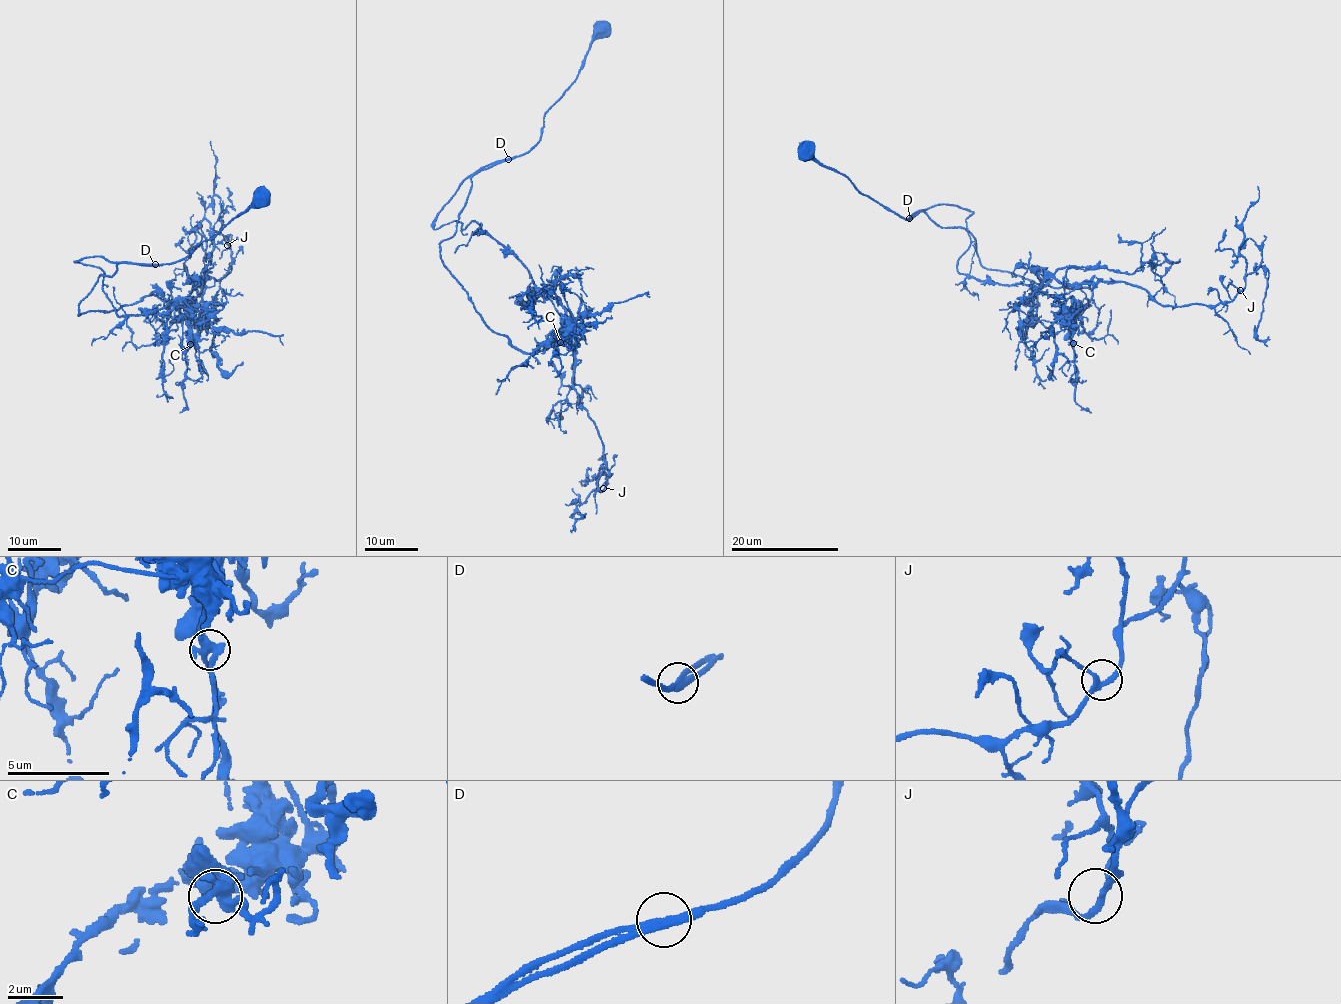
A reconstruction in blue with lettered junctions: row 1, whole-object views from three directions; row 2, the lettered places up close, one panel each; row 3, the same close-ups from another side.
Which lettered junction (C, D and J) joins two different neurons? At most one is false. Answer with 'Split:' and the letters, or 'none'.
Split: D

